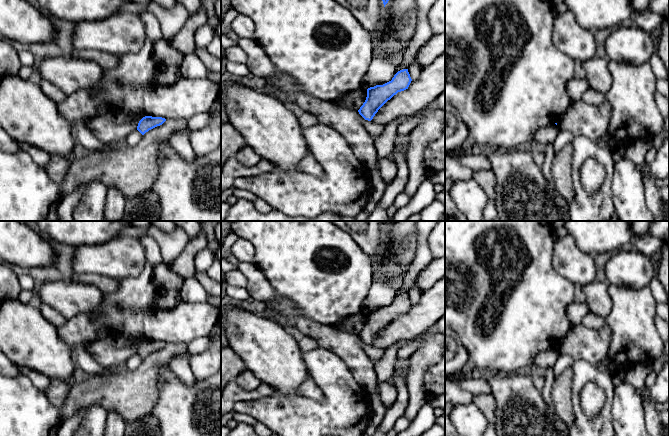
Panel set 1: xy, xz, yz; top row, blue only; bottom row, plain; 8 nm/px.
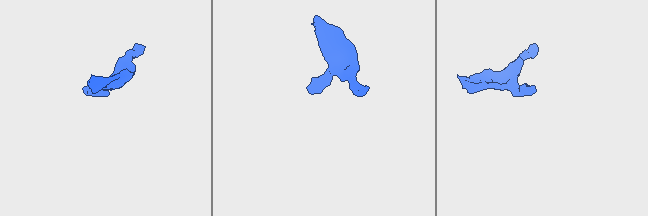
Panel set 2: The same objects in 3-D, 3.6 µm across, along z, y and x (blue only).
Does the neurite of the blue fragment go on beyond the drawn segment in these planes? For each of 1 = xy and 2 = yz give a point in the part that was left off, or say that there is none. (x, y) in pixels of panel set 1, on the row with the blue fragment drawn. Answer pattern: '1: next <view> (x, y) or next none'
1: next none
2: next none

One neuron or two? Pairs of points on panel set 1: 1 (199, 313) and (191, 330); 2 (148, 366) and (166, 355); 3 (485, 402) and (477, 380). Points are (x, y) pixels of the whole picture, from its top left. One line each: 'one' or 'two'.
1: one
2: one
3: one

